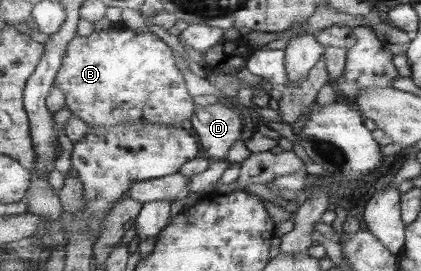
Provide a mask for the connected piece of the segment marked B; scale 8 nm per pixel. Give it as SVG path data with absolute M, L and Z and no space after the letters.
M112 25L90 36L75 36L66 48L55 86L65 93L66 107L71 114L90 126L115 126L118 122L140 120L159 126L181 126L185 120L191 120L198 108L187 88L185 75L177 68L171 46L151 32L133 31L120 25Z

